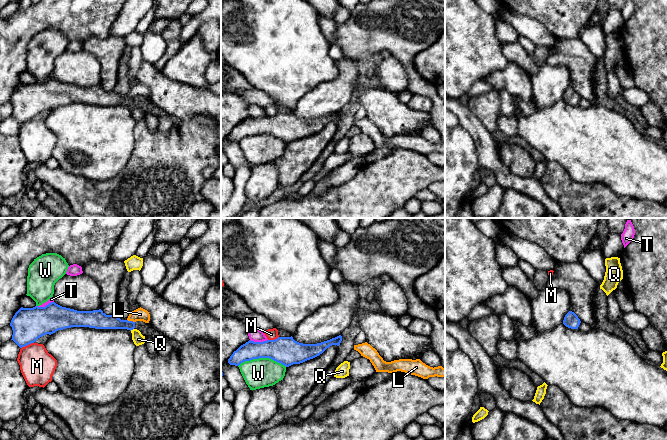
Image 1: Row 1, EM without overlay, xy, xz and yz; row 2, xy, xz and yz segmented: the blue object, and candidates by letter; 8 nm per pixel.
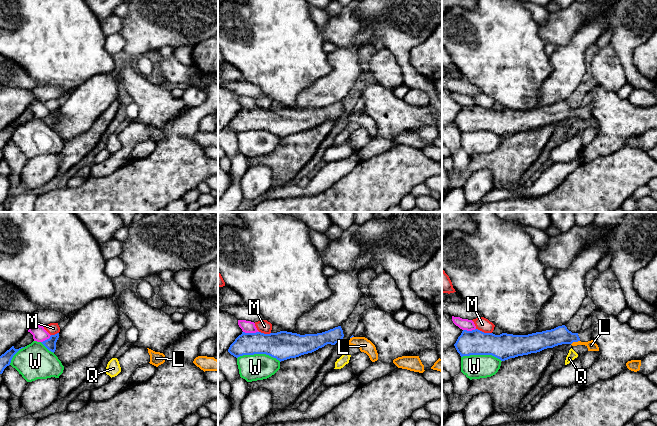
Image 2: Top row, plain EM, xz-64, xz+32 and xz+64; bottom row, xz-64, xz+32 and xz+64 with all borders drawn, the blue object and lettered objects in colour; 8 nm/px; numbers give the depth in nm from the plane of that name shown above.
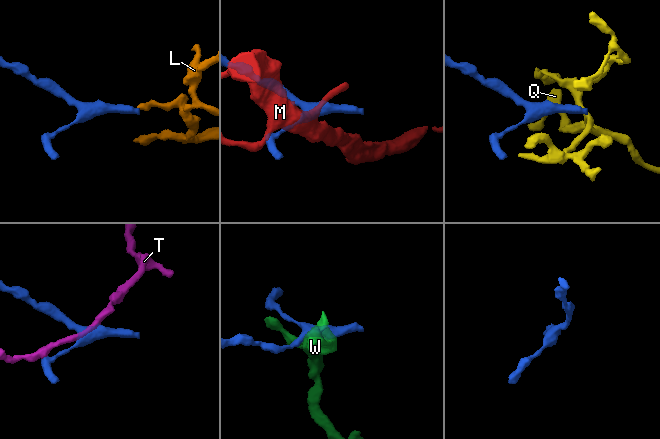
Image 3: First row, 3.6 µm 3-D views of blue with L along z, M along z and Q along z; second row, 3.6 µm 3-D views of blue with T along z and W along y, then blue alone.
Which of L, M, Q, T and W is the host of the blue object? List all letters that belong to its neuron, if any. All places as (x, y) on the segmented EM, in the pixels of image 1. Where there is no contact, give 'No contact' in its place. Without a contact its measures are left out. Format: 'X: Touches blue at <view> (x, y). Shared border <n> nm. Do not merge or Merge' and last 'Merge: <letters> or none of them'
L: Touches blue at xy (131, 321). Shared border 70 nm. Do not merge
M: Touches blue at xy (27, 344). Shared border 120 nm. Do not merge
Q: Touches blue at xy (131, 329). Shared border 40 nm. Do not merge
T: Touches blue at xz (259, 342). Shared border 140 nm. Do not merge
W: Touches blue at xz (262, 357). Shared border 400 nm. Do not merge
Merge: none of them

